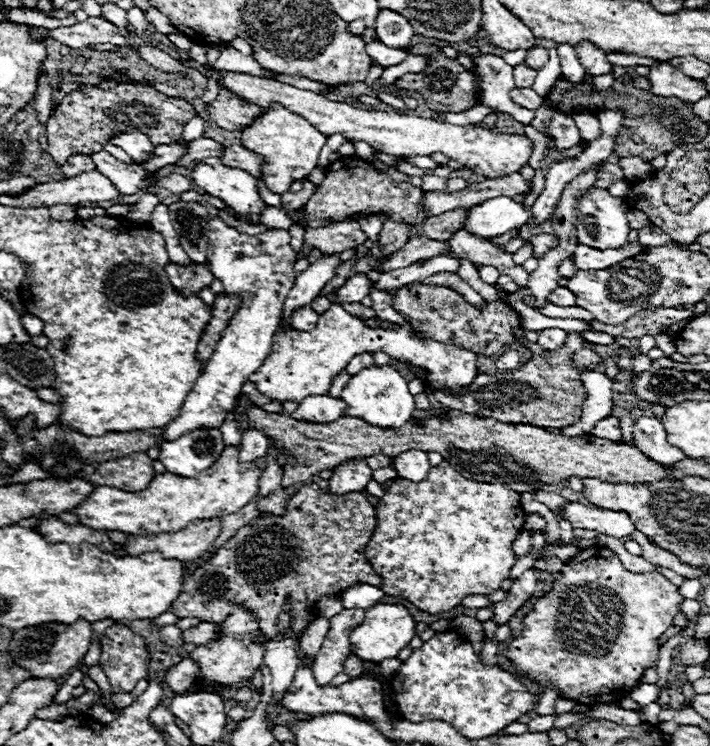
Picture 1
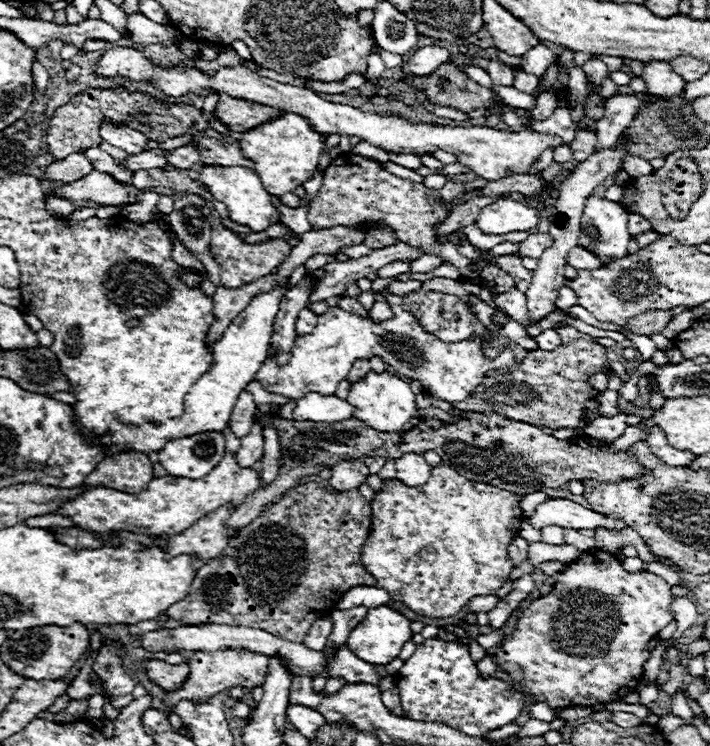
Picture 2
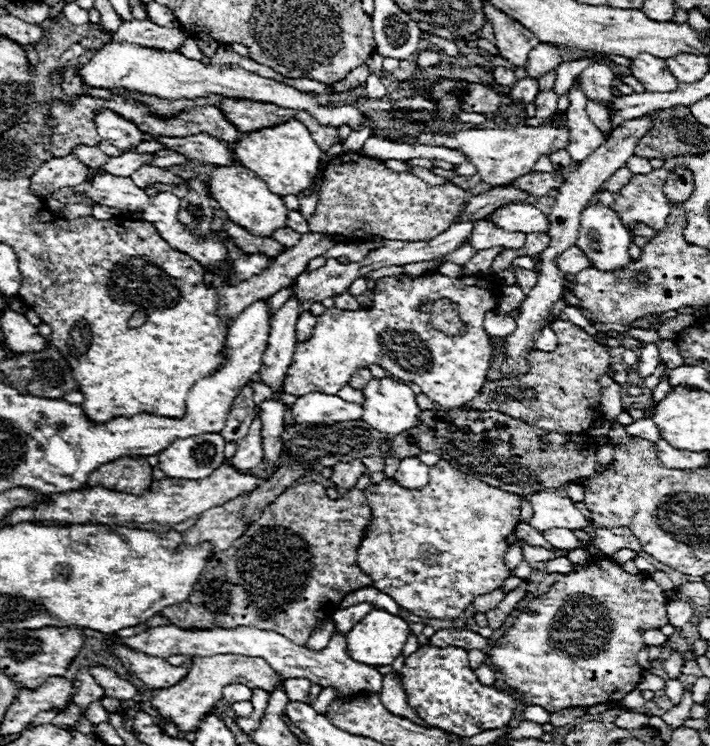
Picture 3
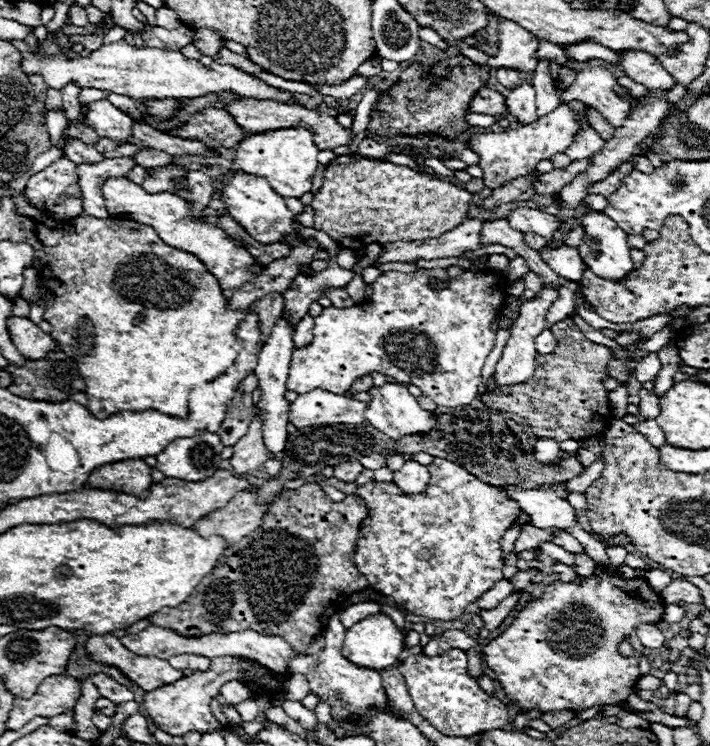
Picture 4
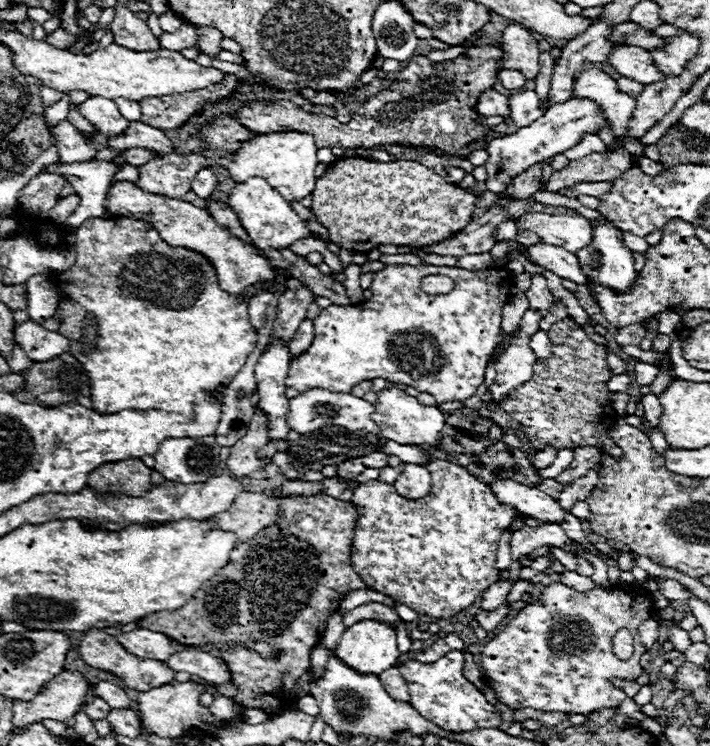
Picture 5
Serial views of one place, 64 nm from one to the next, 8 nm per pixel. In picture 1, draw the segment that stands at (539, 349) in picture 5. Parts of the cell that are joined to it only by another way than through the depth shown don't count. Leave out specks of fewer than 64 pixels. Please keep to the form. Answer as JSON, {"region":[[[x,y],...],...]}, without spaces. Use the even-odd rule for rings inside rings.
{"region":[[[552,328],[552,330],[542,330],[540,336],[538,336],[538,344],[544,348],[544,350],[556,350],[564,344],[566,340],[566,332],[564,330],[558,330],[558,328]]]}

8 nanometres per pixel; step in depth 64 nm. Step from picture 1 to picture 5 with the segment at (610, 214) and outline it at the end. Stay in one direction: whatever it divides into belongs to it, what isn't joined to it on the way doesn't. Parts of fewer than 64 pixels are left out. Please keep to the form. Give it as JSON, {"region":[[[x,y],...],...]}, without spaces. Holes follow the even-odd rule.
{"region":[[[594,224],[594,240],[592,248],[584,248],[578,254],[578,262],[582,268],[582,274],[594,282],[596,286],[606,286],[618,294],[628,294],[634,290],[634,282],[638,272],[634,270],[634,258],[632,252],[624,246],[622,232],[616,226],[604,226],[604,224]]]}

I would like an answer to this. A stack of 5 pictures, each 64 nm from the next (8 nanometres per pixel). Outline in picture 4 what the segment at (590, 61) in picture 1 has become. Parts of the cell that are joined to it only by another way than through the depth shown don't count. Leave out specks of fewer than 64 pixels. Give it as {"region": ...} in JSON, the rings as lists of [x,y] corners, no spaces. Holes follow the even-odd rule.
{"region":[[[592,66],[592,68],[584,68],[576,74],[576,80],[574,84],[560,96],[560,102],[572,102],[572,100],[580,100],[592,108],[596,108],[614,128],[620,128],[624,126],[624,120],[630,116],[630,110],[632,110],[632,104],[618,96],[614,92],[614,86],[616,86],[616,78],[606,70],[606,68],[598,68],[598,66]]]}

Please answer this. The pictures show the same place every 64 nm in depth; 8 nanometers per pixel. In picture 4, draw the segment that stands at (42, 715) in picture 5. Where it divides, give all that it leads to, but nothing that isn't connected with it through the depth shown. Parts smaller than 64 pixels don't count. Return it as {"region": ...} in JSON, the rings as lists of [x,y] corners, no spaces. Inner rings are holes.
{"region":[[[60,674],[44,680],[40,684],[36,696],[24,700],[16,698],[14,708],[8,716],[8,730],[20,730],[26,722],[30,722],[36,716],[60,716],[68,710],[74,710],[76,702],[80,700],[82,686],[78,678]]]}

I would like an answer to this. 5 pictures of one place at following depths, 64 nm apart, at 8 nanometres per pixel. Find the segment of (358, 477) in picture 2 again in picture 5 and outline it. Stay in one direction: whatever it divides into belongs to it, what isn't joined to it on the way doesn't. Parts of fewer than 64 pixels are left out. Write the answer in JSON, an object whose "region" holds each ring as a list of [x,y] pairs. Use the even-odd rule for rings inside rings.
{"region":[[[350,458],[350,460],[338,464],[338,476],[352,478],[352,476],[358,476],[364,468],[366,468],[366,466],[364,466],[362,458]]]}

